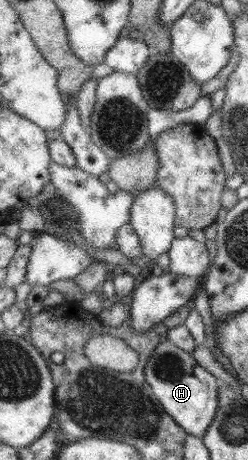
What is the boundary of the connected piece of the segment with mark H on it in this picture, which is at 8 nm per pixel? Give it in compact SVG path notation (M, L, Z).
M161 340L150 353L144 367L144 380L151 386L156 399L188 434L203 437L218 412L219 380L201 367L192 354L179 349L167 340Z

